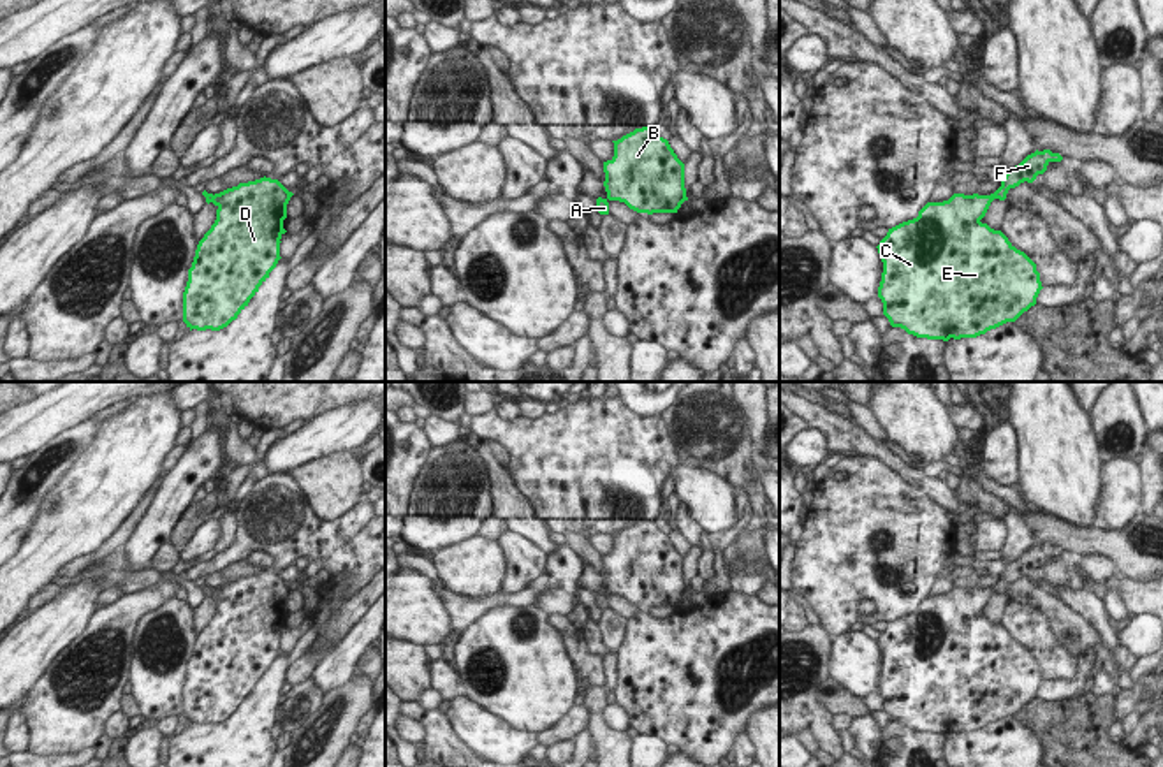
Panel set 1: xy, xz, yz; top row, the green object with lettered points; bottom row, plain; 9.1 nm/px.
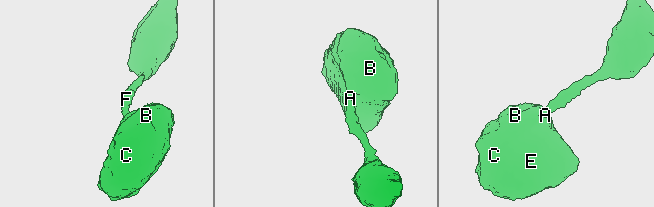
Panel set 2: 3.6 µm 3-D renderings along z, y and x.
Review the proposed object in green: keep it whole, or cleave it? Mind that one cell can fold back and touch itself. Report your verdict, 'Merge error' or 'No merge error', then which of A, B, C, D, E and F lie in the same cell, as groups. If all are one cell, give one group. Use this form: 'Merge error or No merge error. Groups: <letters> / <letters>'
No merge error. Groups: A B C D E F.

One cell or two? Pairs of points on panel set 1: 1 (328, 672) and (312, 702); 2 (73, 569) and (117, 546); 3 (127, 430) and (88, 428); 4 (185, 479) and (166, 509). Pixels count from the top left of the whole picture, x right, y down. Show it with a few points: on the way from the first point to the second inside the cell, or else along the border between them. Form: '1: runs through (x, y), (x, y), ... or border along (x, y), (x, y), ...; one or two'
1: border along (312, 678), (324, 693); two
2: runs through (83, 563), (106, 549); one
3: border along (102, 421), (94, 442), (74, 463); two
4: runs through (178, 486), (171, 502); one

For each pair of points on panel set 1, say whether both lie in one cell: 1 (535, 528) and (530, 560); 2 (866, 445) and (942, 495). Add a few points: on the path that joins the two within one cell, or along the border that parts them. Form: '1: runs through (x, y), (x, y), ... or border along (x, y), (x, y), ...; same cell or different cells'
1: border along (511, 530), (532, 539), (548, 555); different cells
2: runs through (885, 454), (908, 475), (922, 481); same cell

